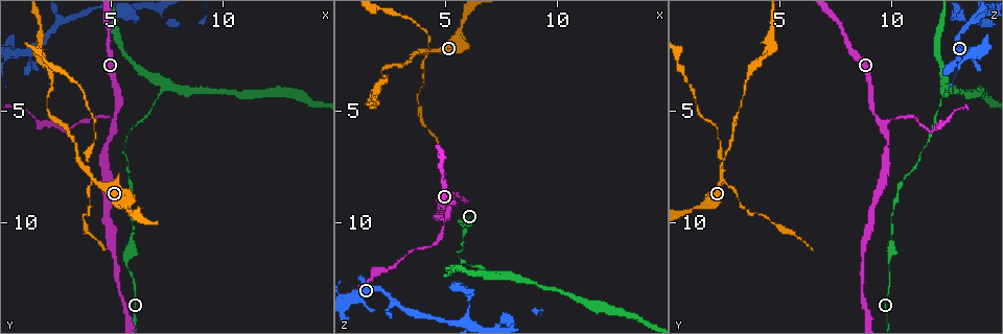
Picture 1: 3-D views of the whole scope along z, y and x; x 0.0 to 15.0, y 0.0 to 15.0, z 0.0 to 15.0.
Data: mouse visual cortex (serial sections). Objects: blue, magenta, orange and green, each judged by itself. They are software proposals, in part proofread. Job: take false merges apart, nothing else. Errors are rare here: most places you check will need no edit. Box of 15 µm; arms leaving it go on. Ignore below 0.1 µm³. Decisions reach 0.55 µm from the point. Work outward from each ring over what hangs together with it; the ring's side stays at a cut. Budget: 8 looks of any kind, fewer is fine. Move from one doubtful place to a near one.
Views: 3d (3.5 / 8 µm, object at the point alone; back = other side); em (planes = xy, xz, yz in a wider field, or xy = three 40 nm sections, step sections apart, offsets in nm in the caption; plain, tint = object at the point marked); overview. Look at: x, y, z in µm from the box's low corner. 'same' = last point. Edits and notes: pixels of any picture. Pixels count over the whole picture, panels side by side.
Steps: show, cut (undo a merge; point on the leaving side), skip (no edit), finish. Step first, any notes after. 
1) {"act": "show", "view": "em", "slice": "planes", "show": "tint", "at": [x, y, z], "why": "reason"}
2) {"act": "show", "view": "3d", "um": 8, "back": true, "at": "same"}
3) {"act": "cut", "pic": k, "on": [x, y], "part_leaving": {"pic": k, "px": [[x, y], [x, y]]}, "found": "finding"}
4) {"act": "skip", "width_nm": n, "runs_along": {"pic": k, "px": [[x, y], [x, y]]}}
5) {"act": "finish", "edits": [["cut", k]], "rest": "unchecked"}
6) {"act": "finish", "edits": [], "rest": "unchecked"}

{"act": "show", "view": "3d", "um": 3.5, "at": [5.1, 5.7, 9.6], "why": "arms part here"}

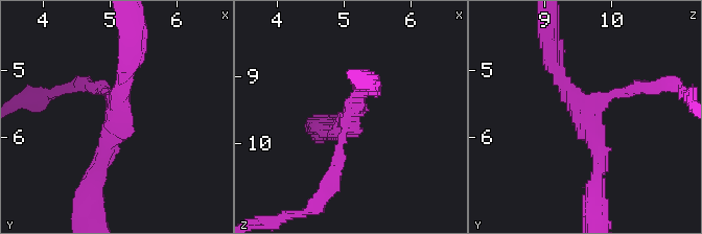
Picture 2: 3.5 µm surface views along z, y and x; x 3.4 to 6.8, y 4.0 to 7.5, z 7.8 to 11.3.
{"act": "show", "view": "em", "slice": "xy", "step": 2, "show": "tint", "at": [5.05, 5.70, 9.65], "arms": 3, "arm_widths_nm": [150, 250, 250]}

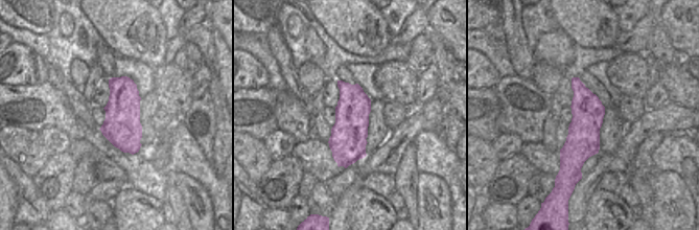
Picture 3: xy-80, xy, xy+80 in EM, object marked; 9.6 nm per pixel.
{"act": "show", "view": "em", "slice": "planes", "show": "tint", "at": "same"}

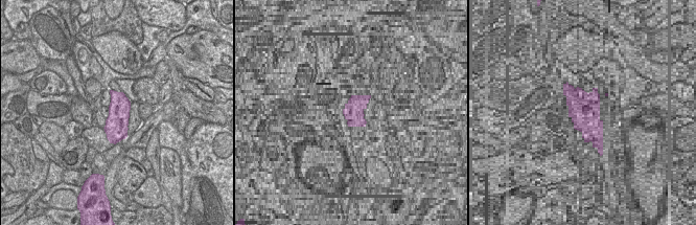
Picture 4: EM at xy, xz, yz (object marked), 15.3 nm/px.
{"act": "skip", "runs_along": {"pic": 2, "px": [[552, 57], [588, 116], [597, 177]]}, "found": "continuous, no second cell"}

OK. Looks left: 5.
{"act": "show", "view": "3d", "um": 3.5, "at": [7.5, 4.0, 12.4], "why": "abrupt turn"}

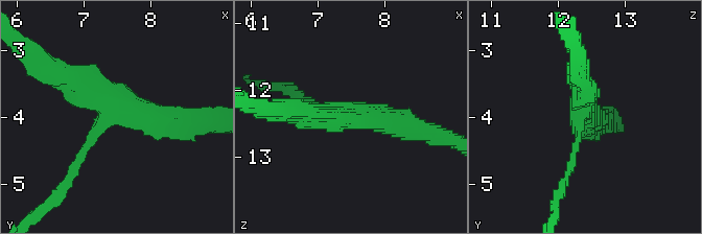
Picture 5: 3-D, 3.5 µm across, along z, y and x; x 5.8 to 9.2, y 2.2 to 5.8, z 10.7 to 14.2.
{"act": "show", "view": "em", "slice": "planes", "show": "tint", "at": [7.45, 3.90, 12.30]}

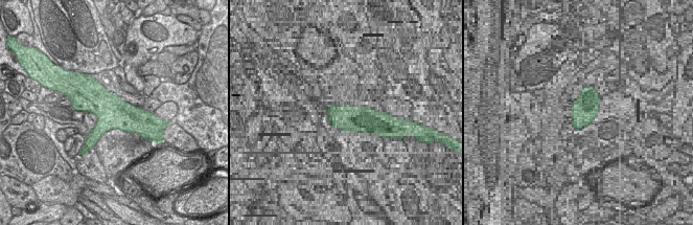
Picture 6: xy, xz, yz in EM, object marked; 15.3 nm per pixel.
{"act": "skip", "arms": 3, "runs_along": {"pic": 5, "px": [[75, 168], [114, 111], [182, 120]]}, "found": "all the same cell"}

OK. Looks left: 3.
{"act": "show", "view": "3d", "um": 3.5, "at": [3.8, 7.6, 2.3], "why": "sharp bend"}

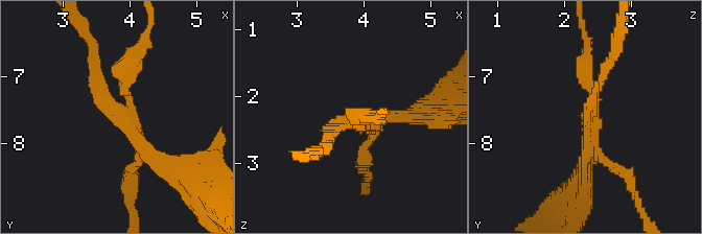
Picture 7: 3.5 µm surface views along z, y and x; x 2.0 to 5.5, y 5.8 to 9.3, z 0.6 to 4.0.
{"act": "show", "view": "em", "slice": "planes", "show": "plain", "at": [3.90, 7.70, 2.35], "arms": 4, "arm_widths_nm": [150, 150, 200, 250]}

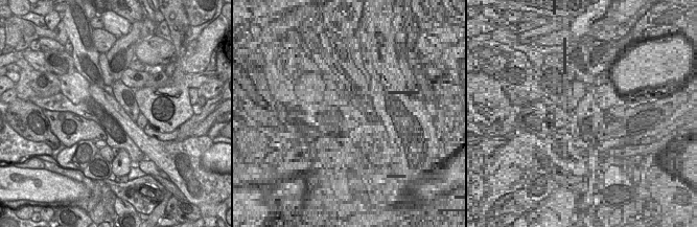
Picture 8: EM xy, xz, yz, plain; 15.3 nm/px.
{"act": "show", "view": "em", "slice": "planes", "show": "tint", "at": "same", "why": "where the object lies"}

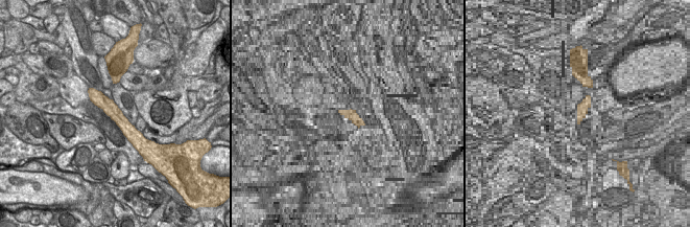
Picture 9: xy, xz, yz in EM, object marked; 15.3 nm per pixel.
{"act": "cut", "pic": 7, "on": [116, 66], "part_leaving": {"pic": 7, "px": [[127, 98], [124, 69], [149, 27]]}, "found": "two cells meet here"}

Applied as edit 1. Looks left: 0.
{"act": "finish", "edits": [["cut", 7]], "rest": "unchecked"}

